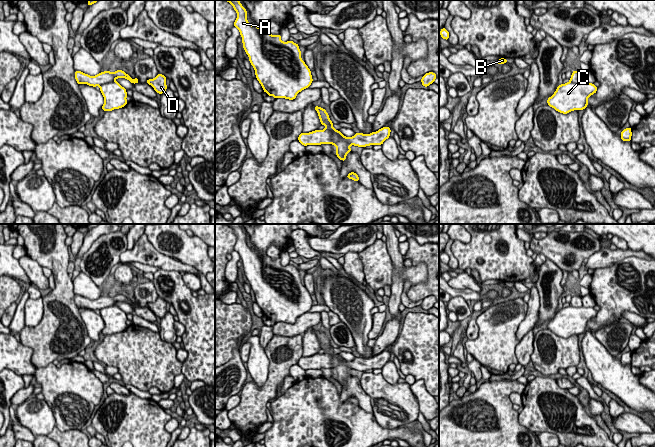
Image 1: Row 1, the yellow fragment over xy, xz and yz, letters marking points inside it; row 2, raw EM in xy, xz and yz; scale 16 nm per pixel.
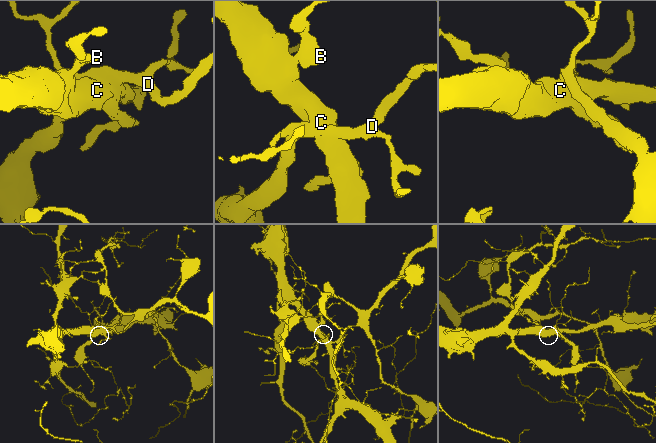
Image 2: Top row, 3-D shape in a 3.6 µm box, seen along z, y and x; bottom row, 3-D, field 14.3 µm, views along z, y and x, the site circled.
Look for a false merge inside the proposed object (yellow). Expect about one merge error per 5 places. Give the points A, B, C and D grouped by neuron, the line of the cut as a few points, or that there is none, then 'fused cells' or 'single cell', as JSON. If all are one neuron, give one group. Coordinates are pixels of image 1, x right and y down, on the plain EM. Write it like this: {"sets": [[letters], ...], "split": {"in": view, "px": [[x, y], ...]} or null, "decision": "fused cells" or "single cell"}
{"sets": [["A", "B", "C"], ["D"]], "split": {"in": "xz", "px": [[324, 353], [337, 358], [341, 362]]}, "decision": "fused cells"}

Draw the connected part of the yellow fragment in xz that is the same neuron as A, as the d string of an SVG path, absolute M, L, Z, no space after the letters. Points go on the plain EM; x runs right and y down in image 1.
M224 224L229 226L237 237L234 246L242 261L243 272L255 294L256 303L262 309L263 315L269 320L294 324L302 314L309 312L313 306L311 295L301 283L299 269L293 265L283 266L281 258L272 259L257 249L247 245L247 235L239 224Z

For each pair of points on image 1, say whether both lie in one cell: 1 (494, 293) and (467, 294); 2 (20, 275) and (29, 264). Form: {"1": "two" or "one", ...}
{"1": "one", "2": "two"}

